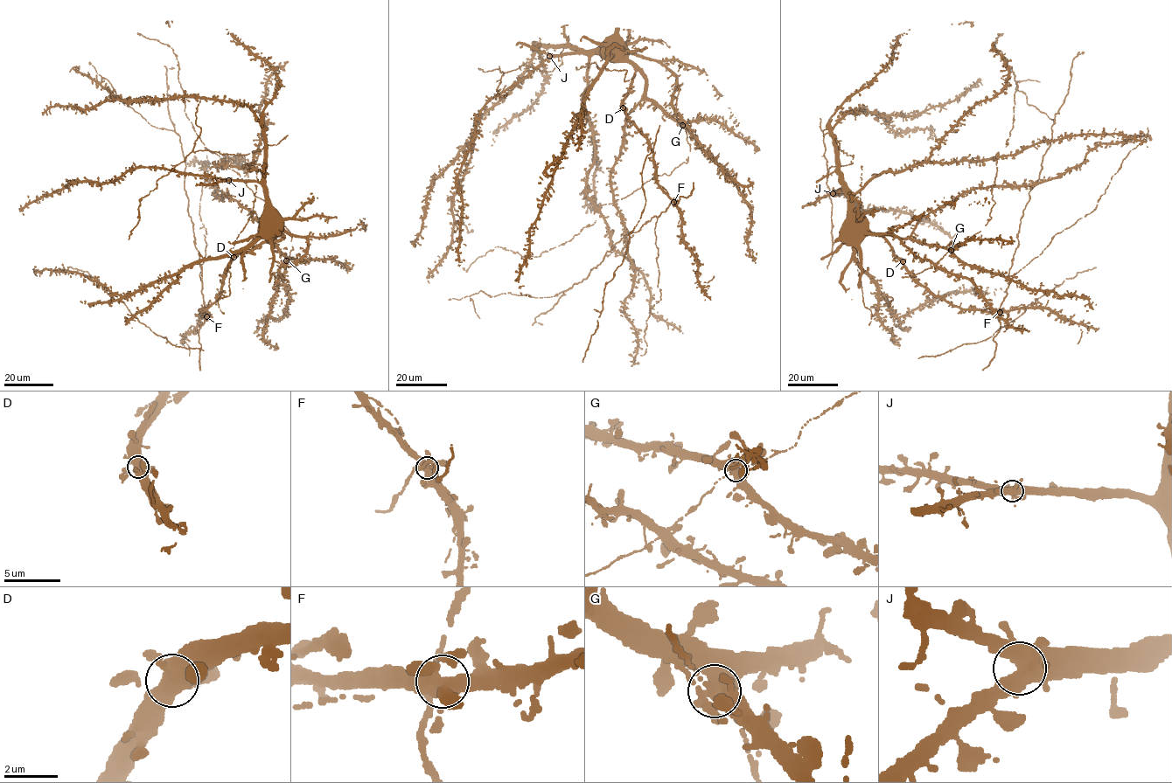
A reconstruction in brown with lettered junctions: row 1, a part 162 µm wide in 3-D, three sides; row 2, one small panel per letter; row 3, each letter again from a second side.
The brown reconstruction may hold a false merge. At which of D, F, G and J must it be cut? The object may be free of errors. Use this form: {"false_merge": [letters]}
{"false_merge": []}

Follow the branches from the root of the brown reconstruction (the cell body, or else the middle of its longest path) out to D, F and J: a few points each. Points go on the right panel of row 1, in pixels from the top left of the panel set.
D: (847, 225), (851, 231), (883, 236), (894, 254), (903, 261)
F: (847, 225), (851, 231), (883, 236), (915, 280), (949, 303), (962, 308), (1000, 312)
J: (847, 225), (845, 189), (833, 193)

